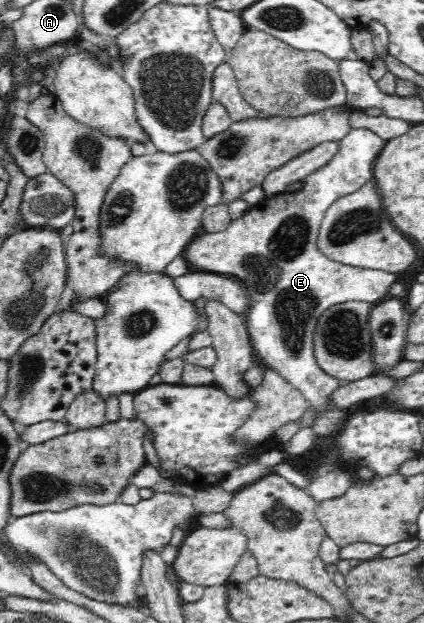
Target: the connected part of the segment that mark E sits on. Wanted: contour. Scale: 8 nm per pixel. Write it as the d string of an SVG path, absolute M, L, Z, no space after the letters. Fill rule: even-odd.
M353 128L344 138L340 140L338 153L328 161L328 164L322 166L318 170L315 170L312 174L309 174L304 179L304 184L300 190L284 190L284 192L278 192L278 194L268 194L257 204L252 204L248 210L242 212L240 218L234 218L232 222L222 232L206 233L200 232L198 236L187 246L187 249L183 252L183 256L187 258L190 266L196 266L200 270L205 270L210 273L217 273L218 275L225 275L231 278L239 280L240 284L245 288L245 291L249 295L249 308L244 312L244 317L247 322L247 329L251 338L251 344L253 349L258 352L258 358L262 360L262 364L265 364L268 368L273 368L276 372L280 373L294 388L297 388L303 395L308 405L313 410L326 410L328 406L328 400L332 394L332 390L336 390L339 387L338 379L330 376L324 369L318 364L314 352L314 339L315 330L319 324L319 318L321 314L334 306L336 303L345 302L363 302L371 305L378 304L383 299L389 296L390 286L396 283L396 273L386 272L385 270L372 270L371 268L353 267L350 265L342 264L332 260L331 257L324 256L323 252L317 245L319 237L320 227L325 215L325 212L331 207L331 204L338 200L342 196L352 194L360 190L367 182L374 180L374 167L375 160L380 156L380 152L384 149L387 142L380 138L375 132L365 128Z

